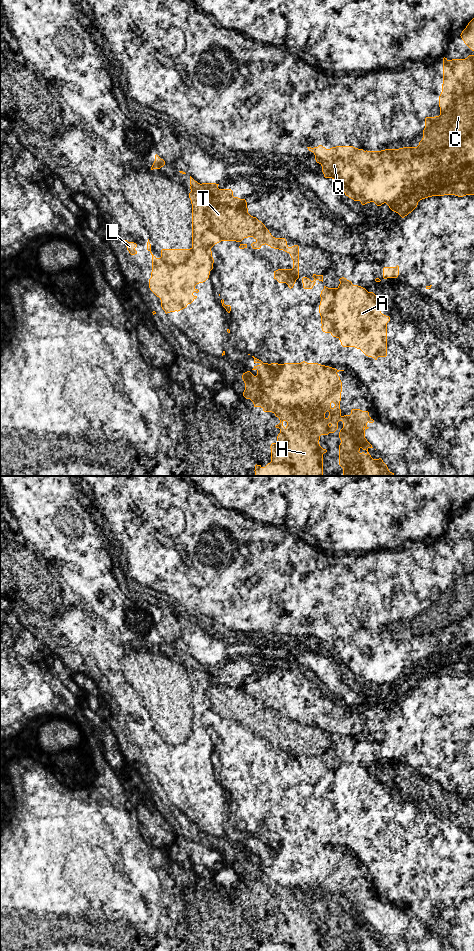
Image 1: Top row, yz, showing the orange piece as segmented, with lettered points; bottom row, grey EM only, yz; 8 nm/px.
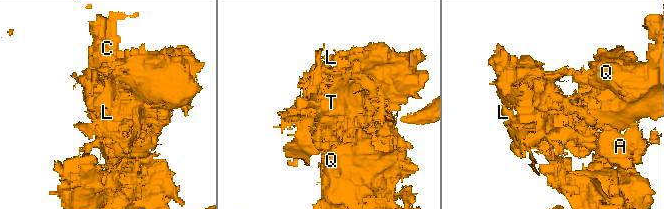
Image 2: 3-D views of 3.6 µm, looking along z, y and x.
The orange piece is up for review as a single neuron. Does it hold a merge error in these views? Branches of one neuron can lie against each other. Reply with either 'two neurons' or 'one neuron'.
two neurons

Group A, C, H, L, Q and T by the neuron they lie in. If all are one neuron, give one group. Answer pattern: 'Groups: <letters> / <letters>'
Groups: A H L T / C Q

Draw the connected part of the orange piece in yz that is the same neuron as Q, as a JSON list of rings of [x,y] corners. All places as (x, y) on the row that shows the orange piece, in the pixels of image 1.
[[[474,55],[465,59],[443,58],[443,84],[439,96],[440,115],[425,118],[423,138],[417,147],[364,151],[353,146],[336,146],[326,149],[322,145],[307,147],[322,166],[325,178],[335,181],[335,188],[341,190],[362,205],[374,202],[377,206],[386,203],[402,218],[411,213],[422,199],[432,196],[474,195]]]

